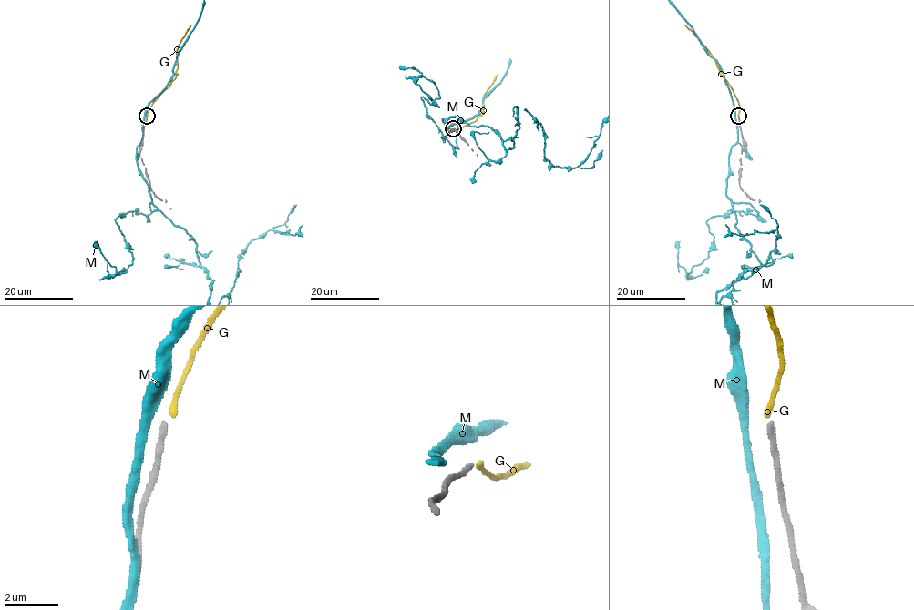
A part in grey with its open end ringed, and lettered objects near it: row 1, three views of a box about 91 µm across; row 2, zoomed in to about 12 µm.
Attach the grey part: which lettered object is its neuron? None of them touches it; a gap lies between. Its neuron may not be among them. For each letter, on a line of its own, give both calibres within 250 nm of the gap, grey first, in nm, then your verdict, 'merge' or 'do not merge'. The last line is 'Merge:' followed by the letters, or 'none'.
G: calibres 200 and 190 nm; do not merge
M: calibres 200 and 360 nm; do not merge
Merge: none

